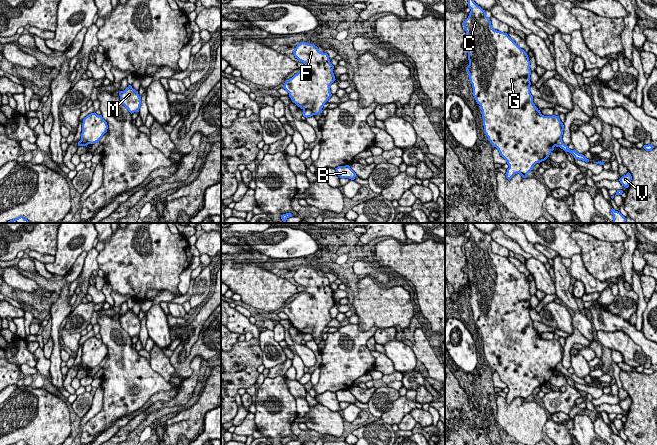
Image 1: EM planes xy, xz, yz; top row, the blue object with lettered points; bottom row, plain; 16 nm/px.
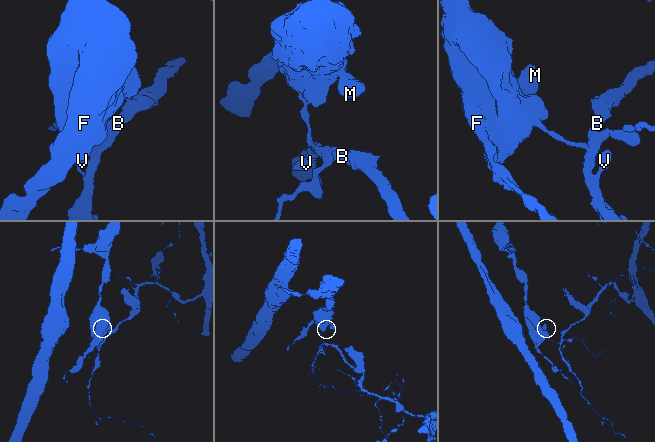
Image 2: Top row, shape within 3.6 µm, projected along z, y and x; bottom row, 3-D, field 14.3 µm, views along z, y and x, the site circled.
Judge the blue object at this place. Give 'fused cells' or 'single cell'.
fused cells

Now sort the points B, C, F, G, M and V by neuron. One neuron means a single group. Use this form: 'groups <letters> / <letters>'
groups B V / C F G M

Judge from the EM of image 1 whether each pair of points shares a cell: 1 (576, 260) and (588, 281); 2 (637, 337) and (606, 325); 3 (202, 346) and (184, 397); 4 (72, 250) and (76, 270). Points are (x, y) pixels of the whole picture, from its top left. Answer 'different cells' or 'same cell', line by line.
1: same cell
2: same cell
3: same cell
4: different cells

